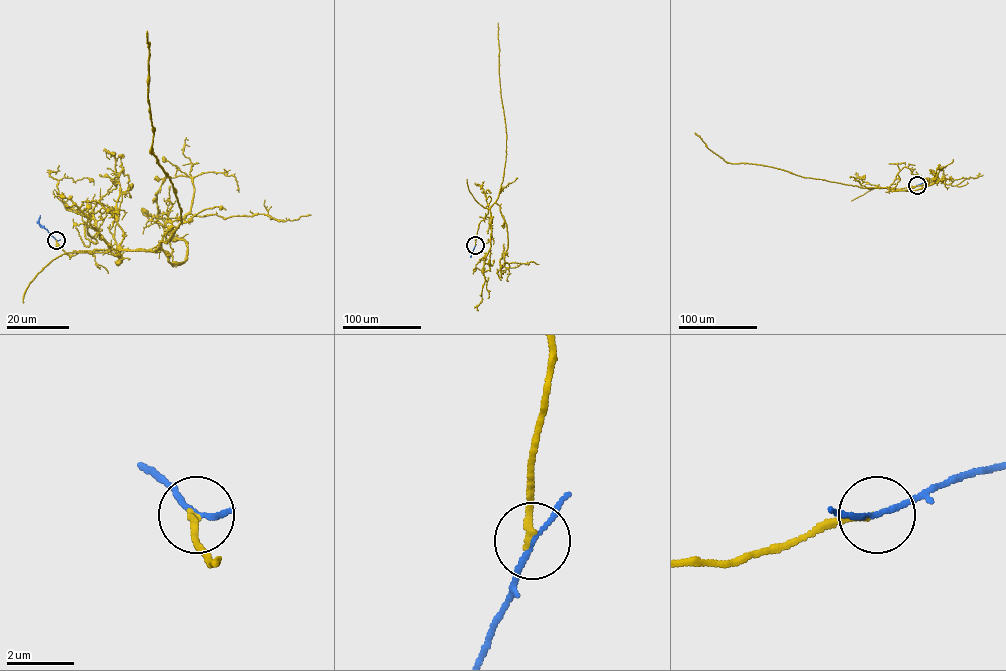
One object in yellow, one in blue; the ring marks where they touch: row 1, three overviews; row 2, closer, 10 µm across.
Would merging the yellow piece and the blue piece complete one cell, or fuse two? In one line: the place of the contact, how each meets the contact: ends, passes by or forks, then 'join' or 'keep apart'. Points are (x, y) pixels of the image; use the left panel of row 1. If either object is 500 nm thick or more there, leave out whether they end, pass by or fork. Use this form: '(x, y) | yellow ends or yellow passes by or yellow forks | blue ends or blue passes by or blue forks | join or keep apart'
(56, 240) | yellow ends | blue passes by | join

